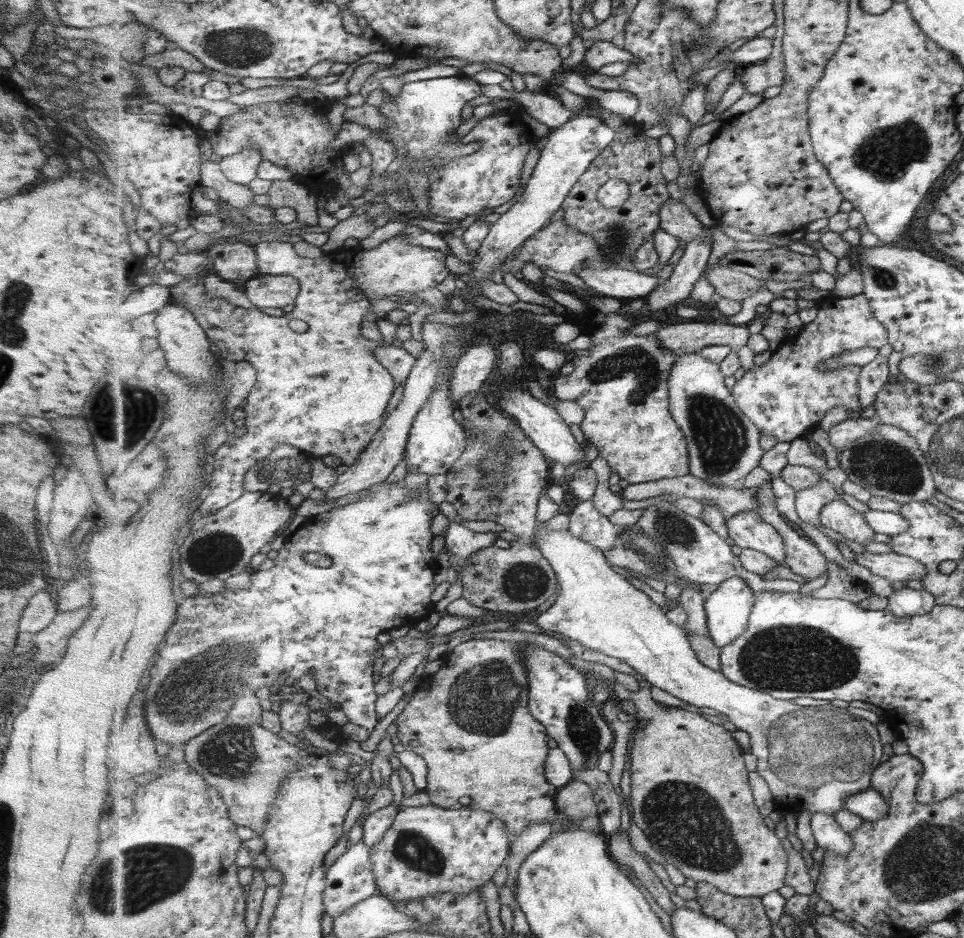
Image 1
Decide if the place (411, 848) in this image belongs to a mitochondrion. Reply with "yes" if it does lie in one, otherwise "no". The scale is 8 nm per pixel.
yes

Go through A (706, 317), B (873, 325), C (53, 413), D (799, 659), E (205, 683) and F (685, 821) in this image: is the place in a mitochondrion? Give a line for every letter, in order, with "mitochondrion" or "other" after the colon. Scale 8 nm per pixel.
A: other
B: other
C: other
D: mitochondrion
E: mitochondrion
F: mitochondrion

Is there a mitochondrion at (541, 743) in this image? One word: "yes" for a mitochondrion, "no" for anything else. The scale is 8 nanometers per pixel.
no

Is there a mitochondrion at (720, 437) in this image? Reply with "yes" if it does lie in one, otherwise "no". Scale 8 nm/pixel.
yes

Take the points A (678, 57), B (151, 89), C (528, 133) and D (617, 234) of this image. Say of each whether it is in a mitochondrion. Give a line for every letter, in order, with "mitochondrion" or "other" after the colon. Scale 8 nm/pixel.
A: mitochondrion
B: other
C: other
D: mitochondrion

